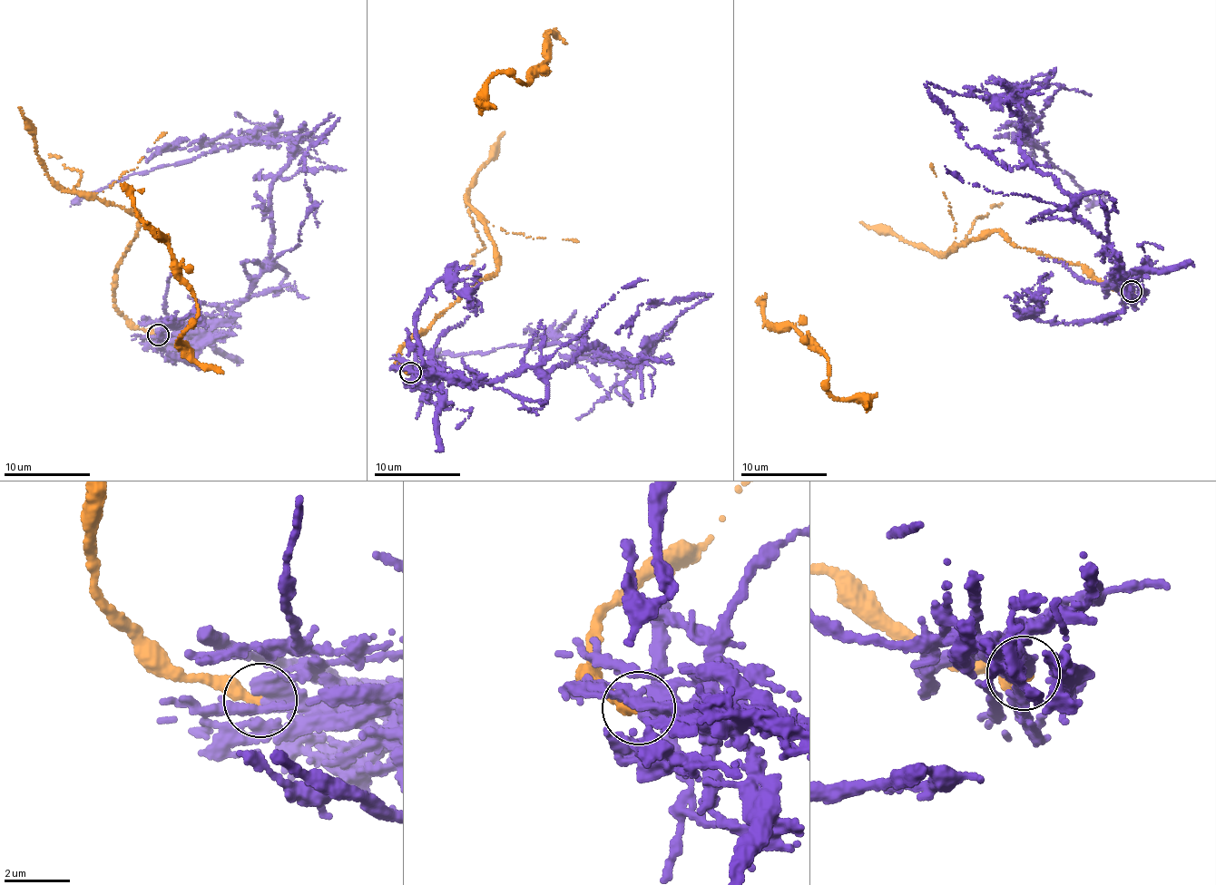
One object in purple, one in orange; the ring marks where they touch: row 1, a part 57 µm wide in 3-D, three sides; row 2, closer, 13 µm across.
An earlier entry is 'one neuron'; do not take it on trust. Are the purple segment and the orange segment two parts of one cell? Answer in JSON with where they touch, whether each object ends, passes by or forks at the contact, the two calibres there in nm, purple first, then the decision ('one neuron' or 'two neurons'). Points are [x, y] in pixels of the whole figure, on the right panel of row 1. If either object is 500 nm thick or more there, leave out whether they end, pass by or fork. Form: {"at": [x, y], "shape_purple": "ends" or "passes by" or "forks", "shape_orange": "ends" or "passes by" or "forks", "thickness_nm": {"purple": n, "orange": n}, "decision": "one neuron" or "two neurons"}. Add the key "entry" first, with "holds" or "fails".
{"entry": "fails", "at": [1131, 291], "shape_purple": "passes by", "shape_orange": "ends", "thickness_nm": {"purple": 400, "orange": 320}, "decision": "two neurons"}

